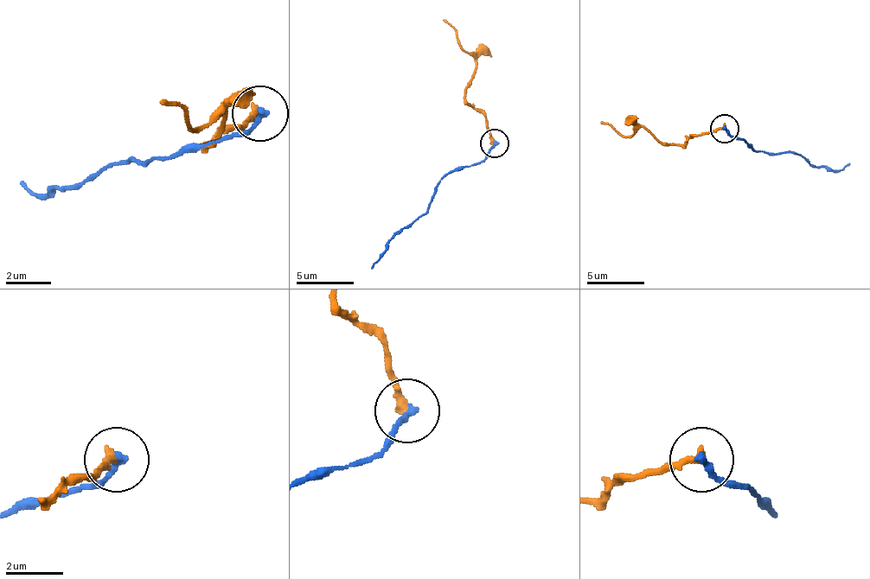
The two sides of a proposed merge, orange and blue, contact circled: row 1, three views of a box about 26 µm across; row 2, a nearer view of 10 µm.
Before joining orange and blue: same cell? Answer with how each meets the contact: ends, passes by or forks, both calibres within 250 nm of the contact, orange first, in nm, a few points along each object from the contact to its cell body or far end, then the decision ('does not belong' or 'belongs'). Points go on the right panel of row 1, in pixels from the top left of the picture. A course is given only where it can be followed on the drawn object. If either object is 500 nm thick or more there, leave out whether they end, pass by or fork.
orange ends there; blue ends there; 280 nm thick on the orange side, 280 nm on the other; orange runs (724, 127), (700, 133), (681, 144), (663, 144), (646, 130), (637, 127), (623, 136), (611, 124), (600, 122); blue runs (724, 127), (764, 153), (798, 153), (810, 165), (833, 170), (850, 162); does not belong

